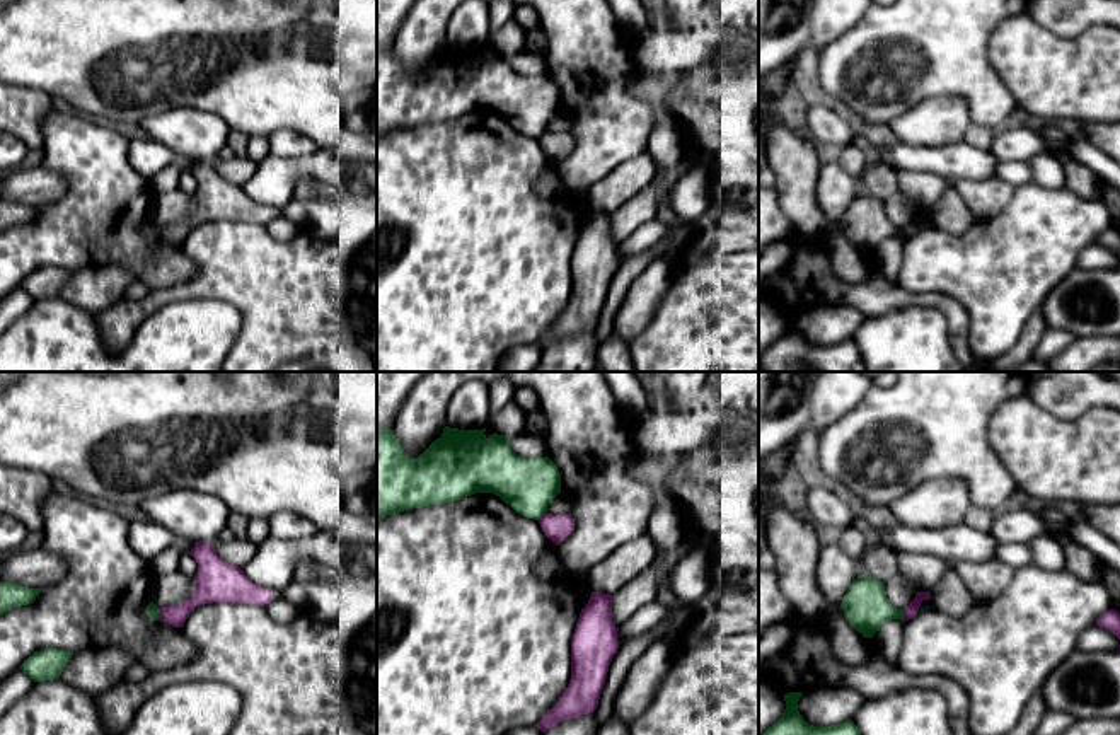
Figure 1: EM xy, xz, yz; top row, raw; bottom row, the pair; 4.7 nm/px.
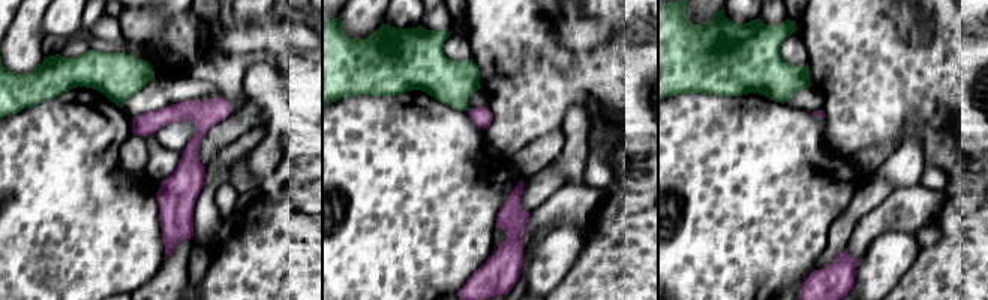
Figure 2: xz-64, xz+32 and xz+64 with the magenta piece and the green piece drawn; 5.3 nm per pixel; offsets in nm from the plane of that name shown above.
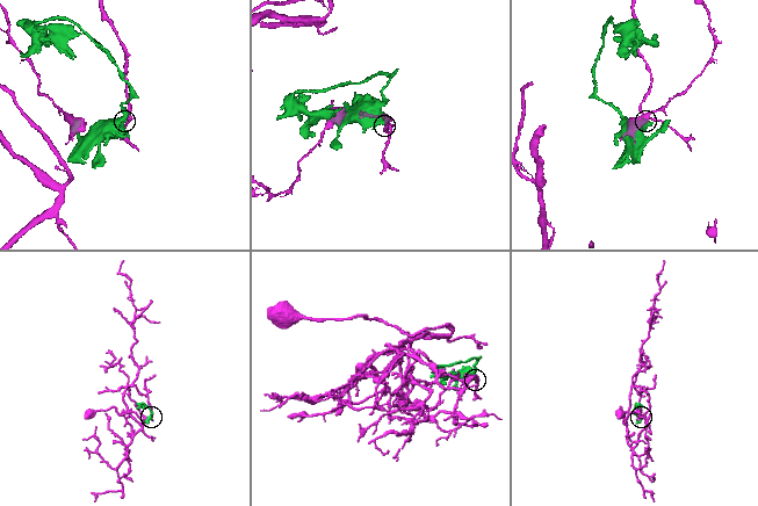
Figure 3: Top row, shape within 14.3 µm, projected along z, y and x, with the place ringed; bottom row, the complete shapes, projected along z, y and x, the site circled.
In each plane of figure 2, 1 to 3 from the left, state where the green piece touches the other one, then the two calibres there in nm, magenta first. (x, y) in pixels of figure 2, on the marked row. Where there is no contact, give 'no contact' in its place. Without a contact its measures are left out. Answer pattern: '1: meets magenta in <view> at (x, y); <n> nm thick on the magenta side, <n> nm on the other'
1: no contact
2: no contact
3: no contact

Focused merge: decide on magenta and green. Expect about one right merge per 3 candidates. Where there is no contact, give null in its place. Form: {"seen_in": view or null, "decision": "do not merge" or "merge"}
{"seen_in": "xy", "decision": "do not merge"}

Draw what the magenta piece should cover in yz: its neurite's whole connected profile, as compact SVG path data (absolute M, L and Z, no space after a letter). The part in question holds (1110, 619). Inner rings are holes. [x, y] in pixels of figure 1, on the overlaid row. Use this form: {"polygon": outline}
{"polygon": "M1115 609L1106 611L1096 619L1096 626L1111 631L1120 640L1120 612Z"}

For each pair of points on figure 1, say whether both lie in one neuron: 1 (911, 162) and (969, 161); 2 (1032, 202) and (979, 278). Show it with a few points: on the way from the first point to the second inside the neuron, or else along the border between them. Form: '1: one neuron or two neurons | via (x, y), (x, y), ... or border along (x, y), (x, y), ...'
1: one neuron | via (924, 161), (955, 161)
2: one neuron | via (1032, 220), (1032, 225), (998, 260)

